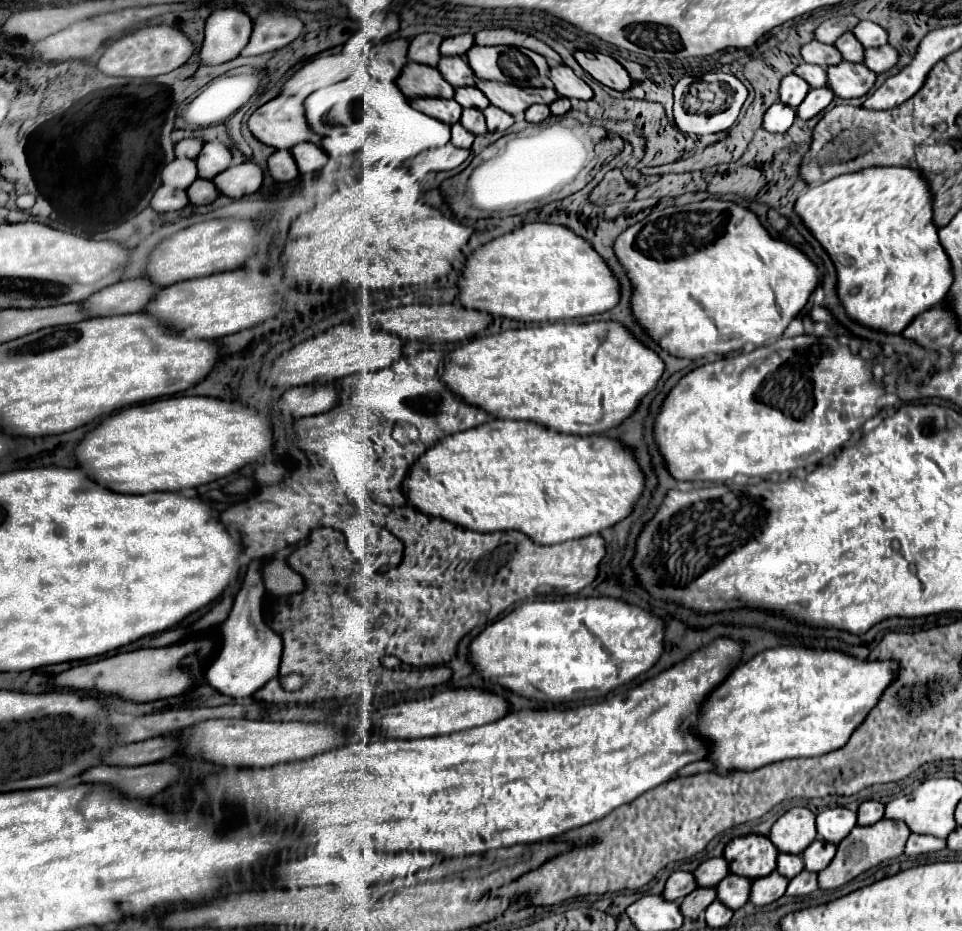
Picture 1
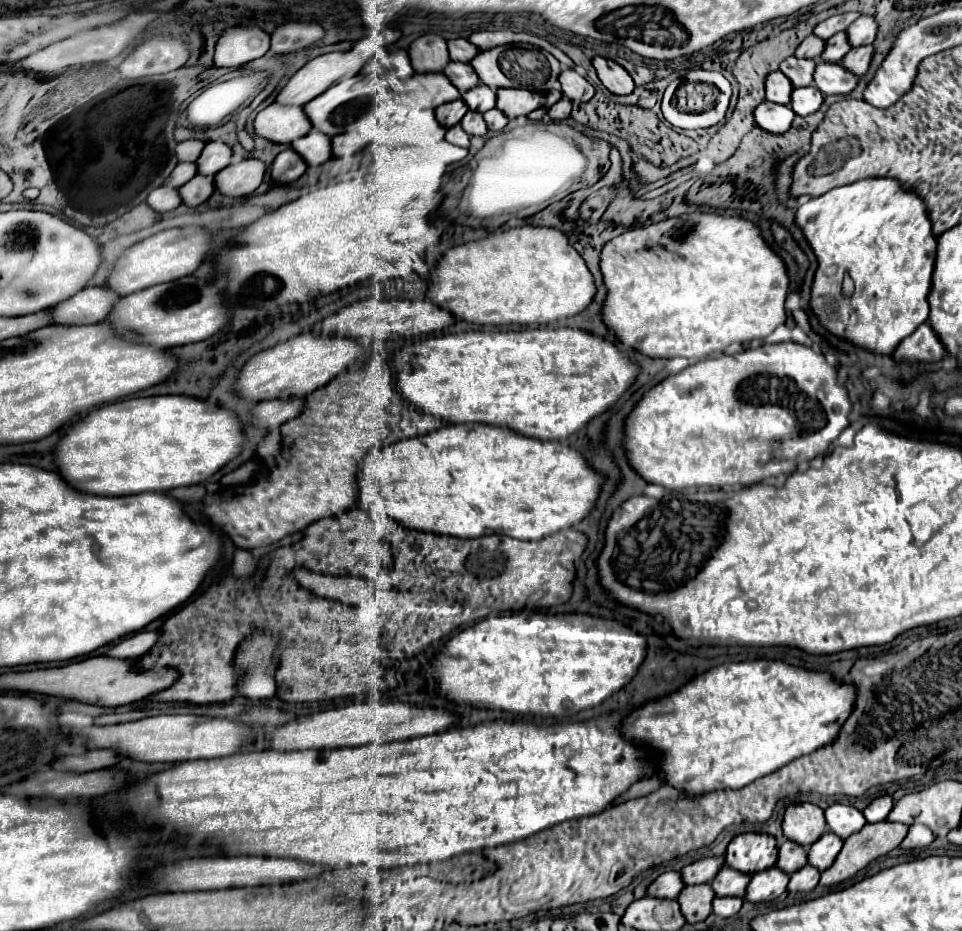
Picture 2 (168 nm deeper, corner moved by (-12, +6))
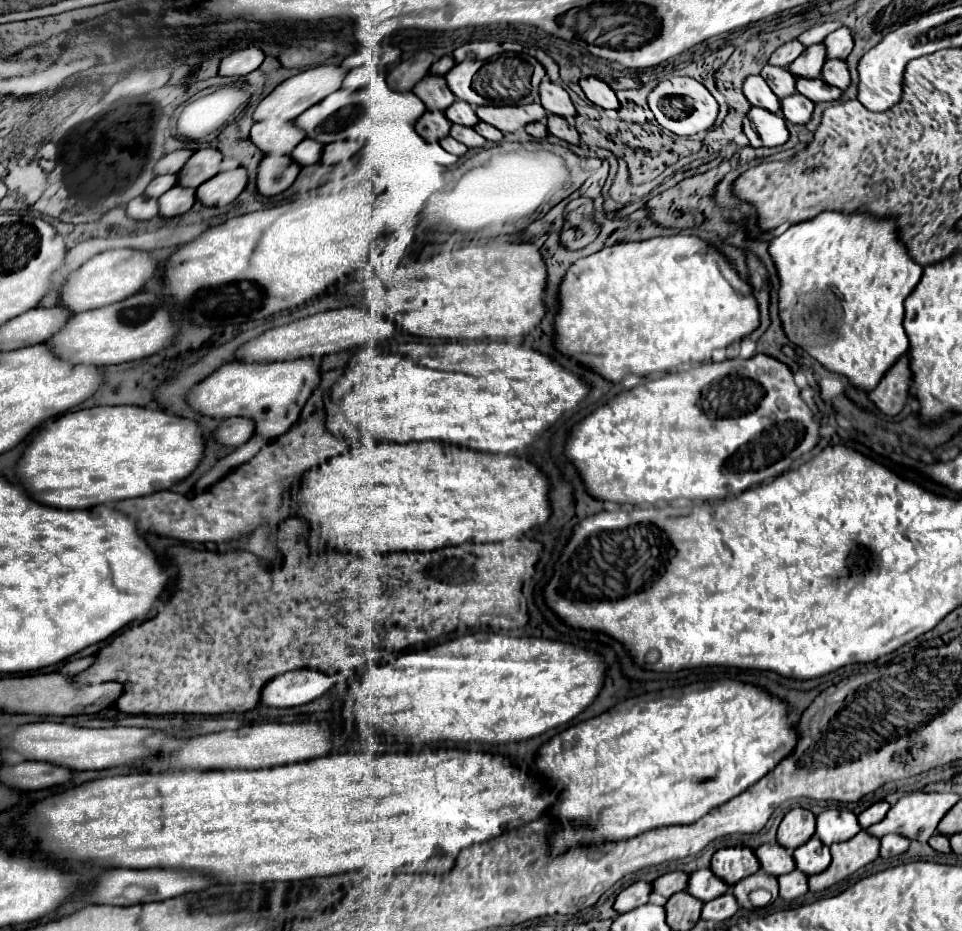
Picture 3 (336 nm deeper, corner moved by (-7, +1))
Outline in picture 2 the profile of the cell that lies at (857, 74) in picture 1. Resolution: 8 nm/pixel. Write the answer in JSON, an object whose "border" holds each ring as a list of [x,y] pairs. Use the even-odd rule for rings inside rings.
{"border":[[[818,61],[814,69],[814,87],[824,95],[848,95],[858,83],[858,77],[848,73],[838,63]]]}

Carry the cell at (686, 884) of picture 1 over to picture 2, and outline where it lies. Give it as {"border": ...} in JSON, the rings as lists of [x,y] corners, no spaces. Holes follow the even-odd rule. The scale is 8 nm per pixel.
{"border":[[[664,871],[646,887],[646,895],[660,897],[660,899],[664,899],[664,897],[676,899],[682,887],[684,887],[684,881],[678,871]]]}

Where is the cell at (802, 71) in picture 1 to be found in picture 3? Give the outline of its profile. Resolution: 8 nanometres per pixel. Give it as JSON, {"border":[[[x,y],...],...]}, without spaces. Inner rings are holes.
{"border":[[[767,64],[767,66],[761,70],[761,76],[765,78],[765,82],[769,82],[771,90],[773,90],[779,98],[785,98],[785,96],[797,92],[797,90],[795,90],[797,76],[795,76],[793,72],[789,72],[787,68]]]}

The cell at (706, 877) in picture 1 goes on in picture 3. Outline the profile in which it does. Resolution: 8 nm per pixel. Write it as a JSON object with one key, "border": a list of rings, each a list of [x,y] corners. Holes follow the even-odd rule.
{"border":[[[667,872],[663,876],[659,876],[653,882],[653,890],[665,898],[673,896],[675,892],[683,892],[687,888],[689,882],[689,874],[687,872]]]}

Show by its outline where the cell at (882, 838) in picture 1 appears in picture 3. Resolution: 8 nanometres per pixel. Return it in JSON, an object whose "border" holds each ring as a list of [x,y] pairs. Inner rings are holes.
{"border":[[[861,830],[857,836],[853,836],[847,842],[833,844],[831,846],[833,860],[831,860],[829,868],[823,870],[821,874],[815,874],[809,878],[809,890],[819,892],[819,890],[825,890],[825,888],[841,882],[843,878],[851,876],[865,864],[877,860],[879,848],[881,848],[881,840],[871,836],[865,830]]]}

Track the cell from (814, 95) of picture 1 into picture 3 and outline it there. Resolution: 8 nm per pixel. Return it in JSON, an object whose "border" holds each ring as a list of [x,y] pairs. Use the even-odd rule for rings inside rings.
{"border":[[[793,94],[781,100],[781,114],[785,120],[793,124],[807,124],[813,114],[815,102],[805,98],[803,94]]]}

